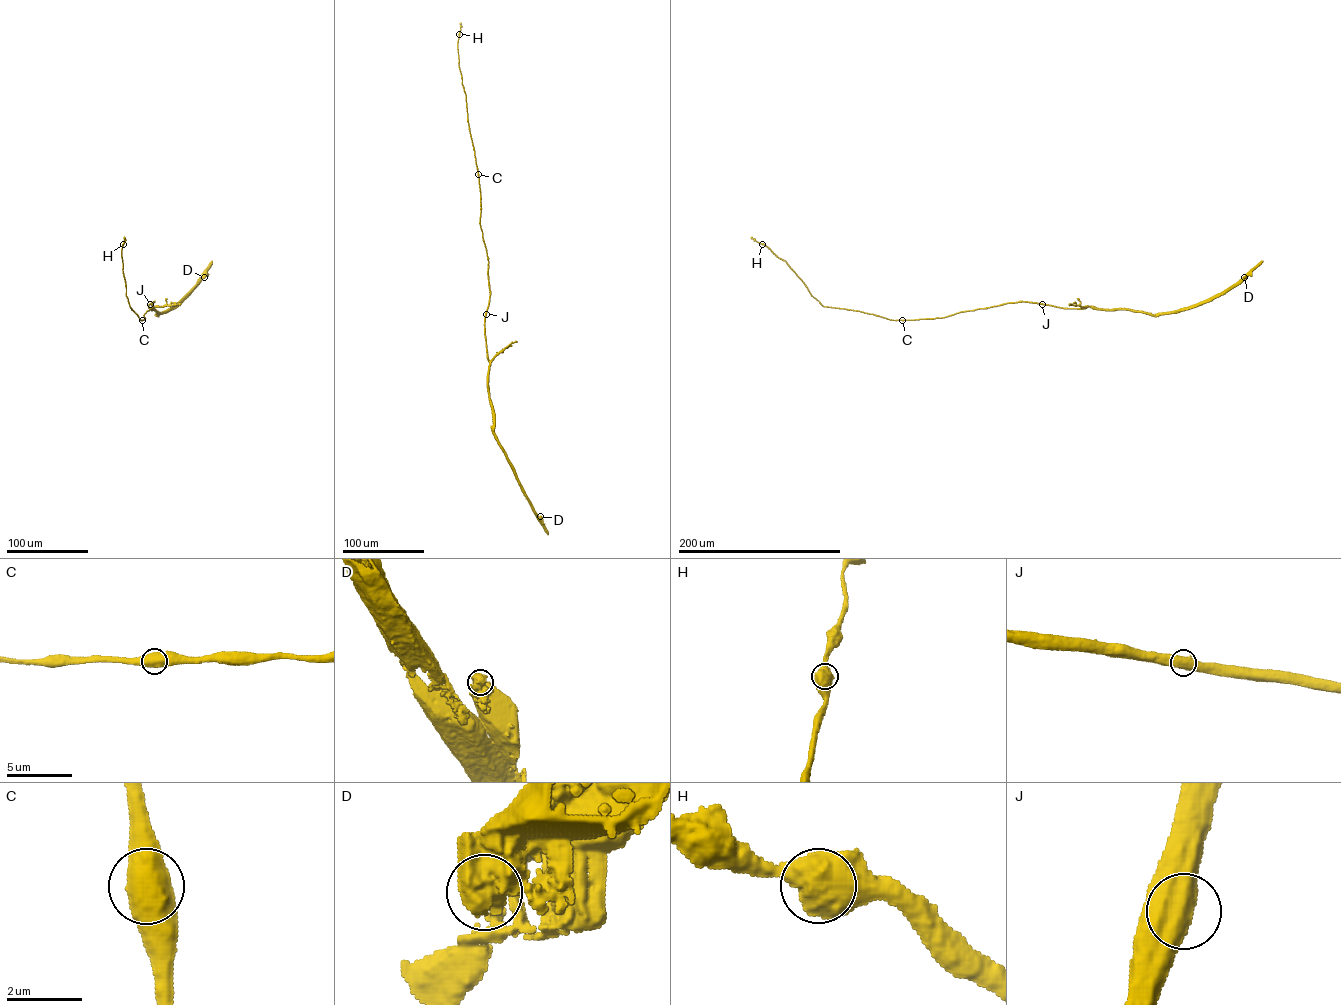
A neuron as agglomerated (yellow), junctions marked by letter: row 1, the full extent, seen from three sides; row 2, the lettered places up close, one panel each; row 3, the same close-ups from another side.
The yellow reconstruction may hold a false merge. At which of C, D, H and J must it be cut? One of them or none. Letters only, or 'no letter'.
no letter

